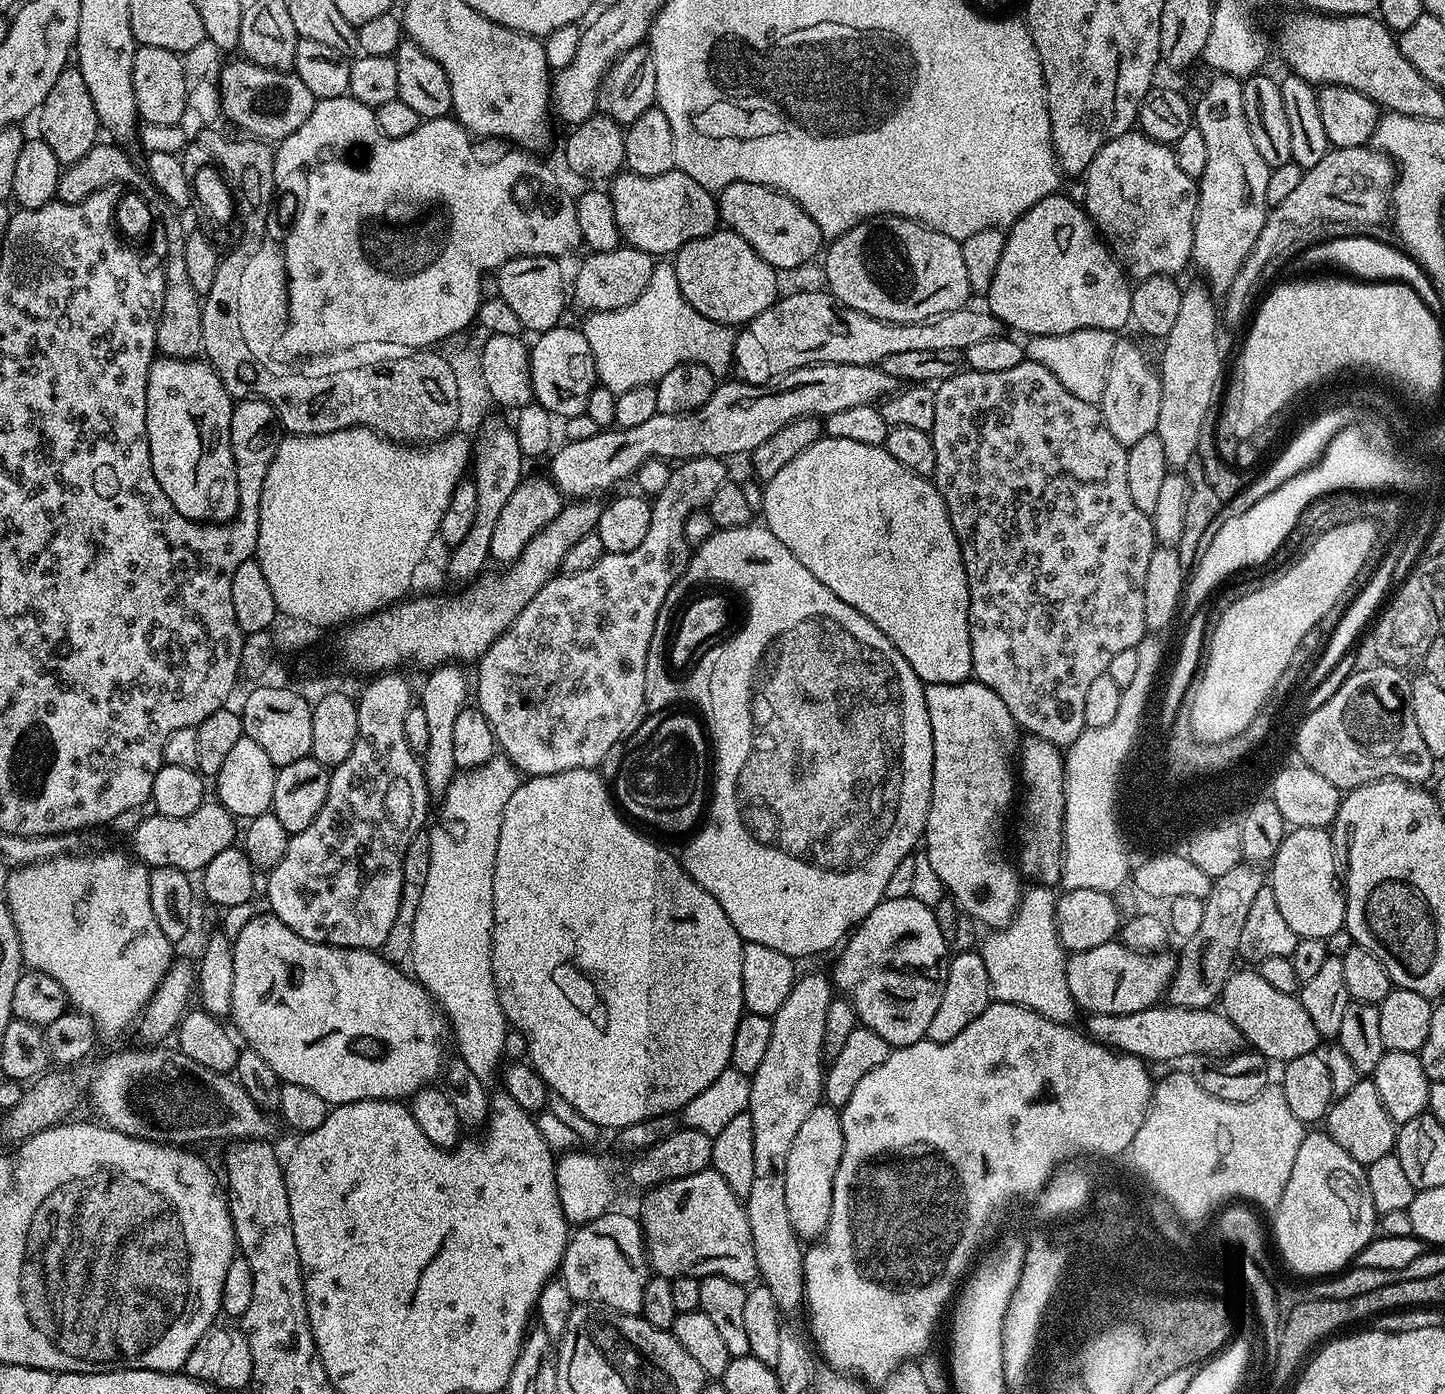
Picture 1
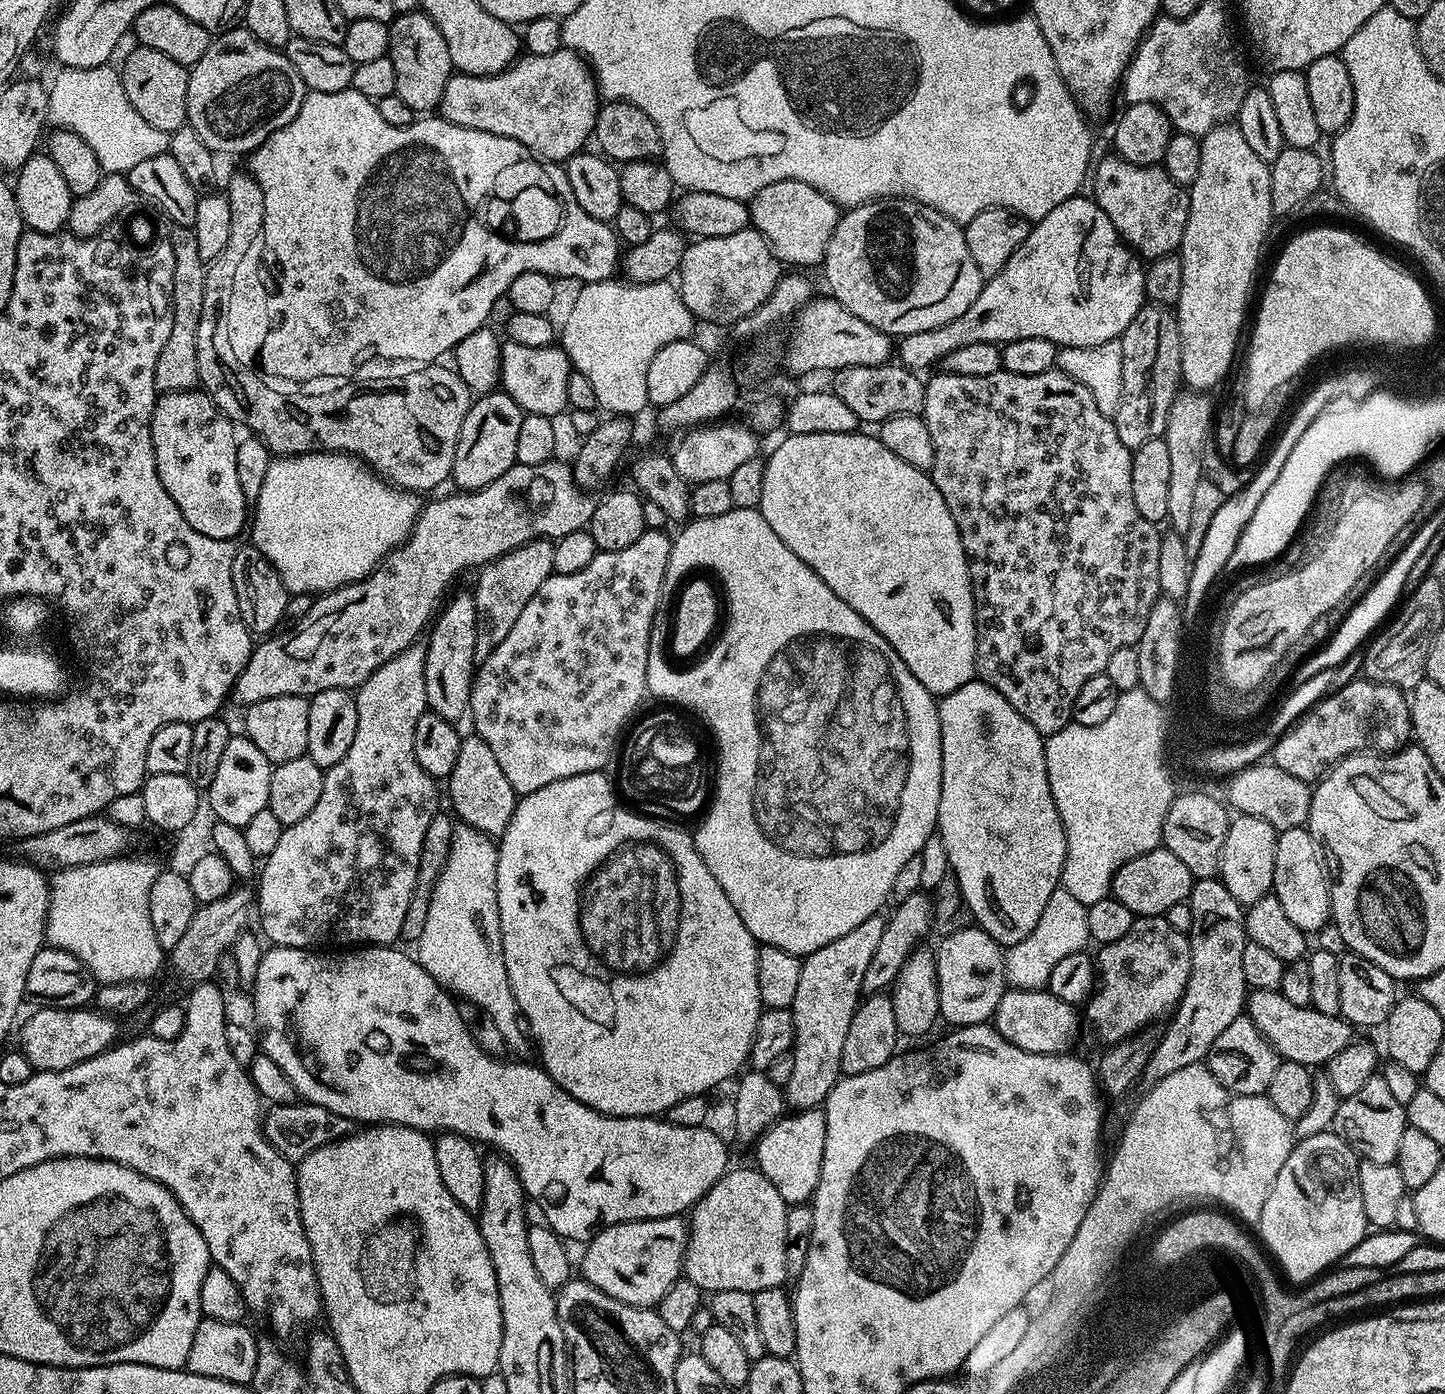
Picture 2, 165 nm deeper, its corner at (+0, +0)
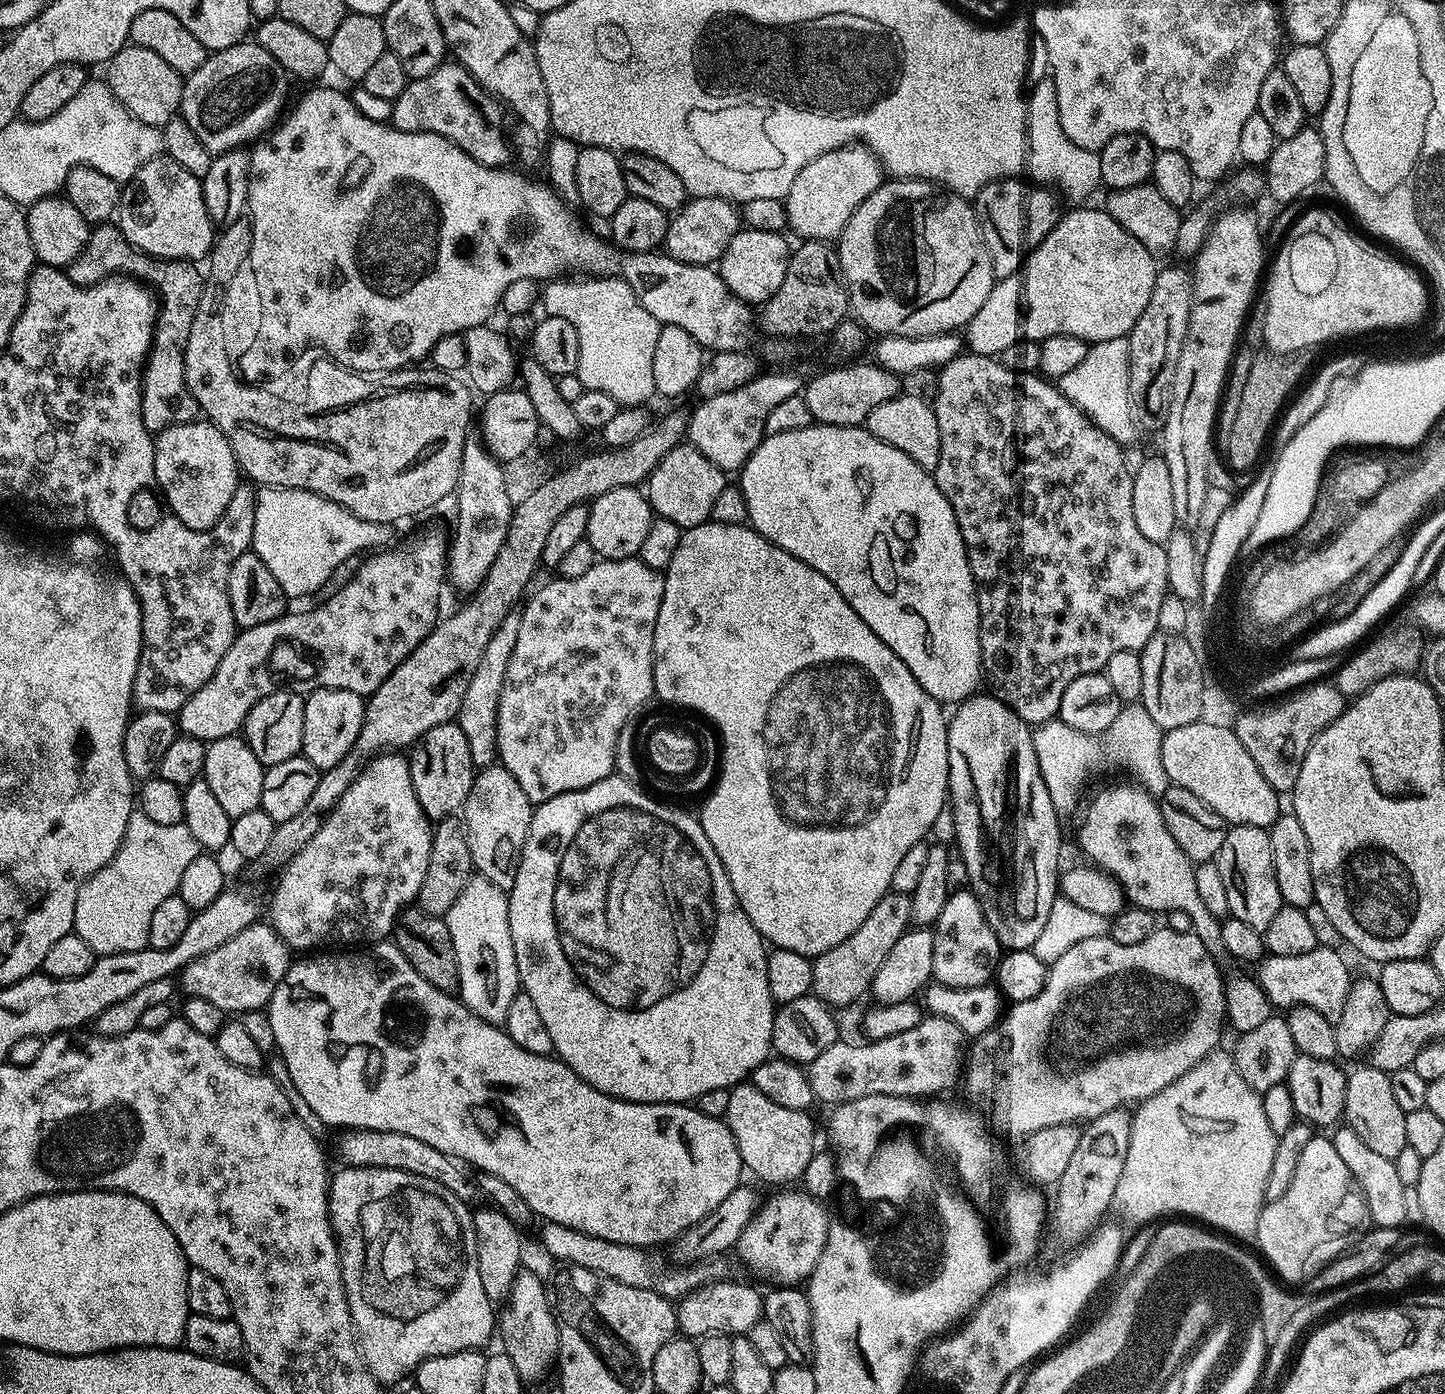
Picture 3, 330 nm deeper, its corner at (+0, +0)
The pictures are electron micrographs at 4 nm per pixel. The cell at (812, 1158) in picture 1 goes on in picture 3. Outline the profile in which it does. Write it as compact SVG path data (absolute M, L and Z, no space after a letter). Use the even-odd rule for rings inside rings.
M745 1082L731 1089L723 1119L730 1134L734 1134L741 1165L758 1179L776 1184L772 1186L788 1186L791 1180L799 1181L803 1177L810 1158L818 1151L816 1124L808 1115L807 1111L790 1110L778 1106L778 1102L770 1102L766 1094Z

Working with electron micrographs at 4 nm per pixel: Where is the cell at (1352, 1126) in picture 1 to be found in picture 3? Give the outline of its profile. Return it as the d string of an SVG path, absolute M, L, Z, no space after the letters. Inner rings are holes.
M1367 1062L1361 1064L1361 1068L1347 1073L1343 1123L1352 1128L1354 1134L1358 1134L1362 1142L1366 1142L1366 1146L1371 1146L1376 1153L1382 1154L1382 1158L1396 1161L1398 1154L1402 1154L1402 1150L1408 1146L1405 1112L1394 1099L1389 1073L1378 1070Z

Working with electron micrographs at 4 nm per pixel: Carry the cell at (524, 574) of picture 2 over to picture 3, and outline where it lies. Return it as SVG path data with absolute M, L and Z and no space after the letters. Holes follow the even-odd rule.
M508 614L493 630L481 652L481 657L477 660L477 665L473 668L470 684L466 686L466 694L462 698L458 723L462 734L466 734L466 742L470 746L470 758L476 766L490 764L497 759L498 698L504 685L506 665L510 660L510 654L514 652L514 642L518 642L519 625L519 615Z

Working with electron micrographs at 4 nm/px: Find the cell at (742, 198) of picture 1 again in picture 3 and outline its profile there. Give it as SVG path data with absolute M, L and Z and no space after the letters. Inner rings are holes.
M849 146L822 154L818 158L814 158L814 162L810 162L806 166L802 166L802 170L798 170L798 178L794 178L788 195L783 199L784 219L787 227L793 228L800 235L801 241L835 241L846 226L846 222L850 222L850 214L854 214L854 210L858 210L858 206L863 200L870 198L870 194L874 194L874 190L880 187L881 183L882 174L875 159L861 147Z

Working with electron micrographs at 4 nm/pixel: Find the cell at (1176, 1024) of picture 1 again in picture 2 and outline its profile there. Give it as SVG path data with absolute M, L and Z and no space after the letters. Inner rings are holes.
M1012 988L1005 991L1004 997L998 1002L998 1010L994 1017L994 1027L1006 1042L1018 1046L1018 1050L1026 1050L1030 1054L1046 1054L1054 1056L1064 1054L1076 1040L1076 1031L1082 1024L1075 1007L1062 998L1058 998L1053 992L1047 990L1022 990Z

